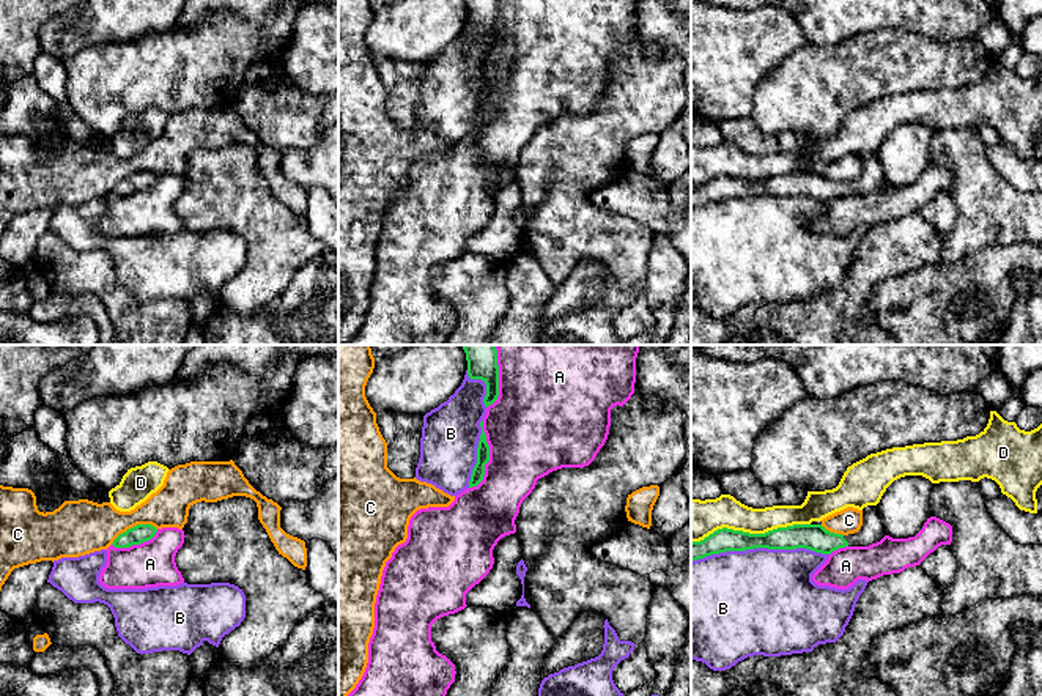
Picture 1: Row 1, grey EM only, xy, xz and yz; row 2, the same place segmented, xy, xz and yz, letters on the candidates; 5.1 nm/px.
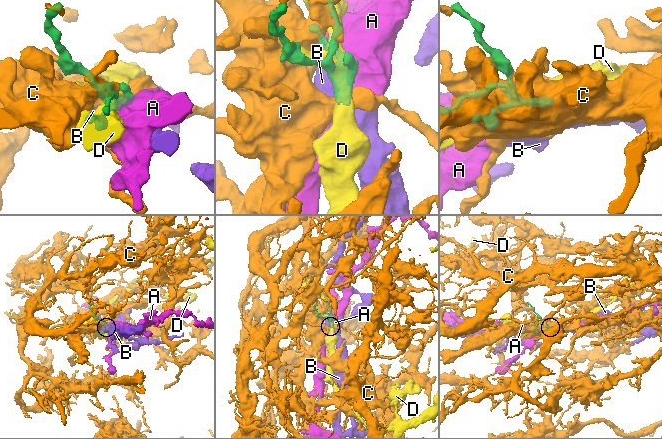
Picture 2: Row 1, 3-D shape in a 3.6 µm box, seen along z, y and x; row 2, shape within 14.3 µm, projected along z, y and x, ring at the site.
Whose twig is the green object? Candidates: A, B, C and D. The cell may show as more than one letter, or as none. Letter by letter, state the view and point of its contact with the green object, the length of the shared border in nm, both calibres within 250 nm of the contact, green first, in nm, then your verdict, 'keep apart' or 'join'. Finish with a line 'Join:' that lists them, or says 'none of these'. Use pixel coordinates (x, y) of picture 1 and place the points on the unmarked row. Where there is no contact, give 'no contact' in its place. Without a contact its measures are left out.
A: meets green in xz at (488, 104); contact 360 nm long; 70 nm thick on the green side, 440 nm on the other; keep apart
B: meets green in yz at (759, 194); contact 700 nm long; 130 nm thick on the green side, 480 nm on the other; keep apart
C: meets green in xy at (134, 174); contact 260 nm long; 100 nm thick on the green side, 260 nm on the other; keep apart
D: meets green in yz at (748, 180); contact 600 nm long; 120 nm thick on the green side, 180 nm on the other; keep apart
Join: none of these

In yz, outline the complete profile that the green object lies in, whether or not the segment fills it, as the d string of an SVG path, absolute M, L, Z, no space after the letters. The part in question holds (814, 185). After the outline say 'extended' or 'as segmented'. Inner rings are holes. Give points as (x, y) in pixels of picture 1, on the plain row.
M877 153L863 156L863 173L858 180L842 183L826 178L822 172L793 172L765 181L749 181L733 176L718 176L700 189L691 189L691 209L726 198L746 198L754 195L796 197L806 195L822 202L845 194L869 194L886 183Z; extended

